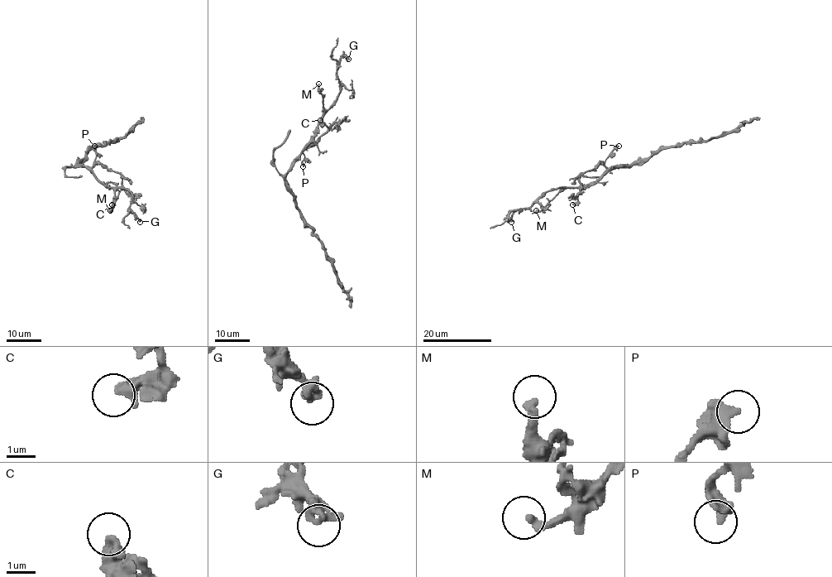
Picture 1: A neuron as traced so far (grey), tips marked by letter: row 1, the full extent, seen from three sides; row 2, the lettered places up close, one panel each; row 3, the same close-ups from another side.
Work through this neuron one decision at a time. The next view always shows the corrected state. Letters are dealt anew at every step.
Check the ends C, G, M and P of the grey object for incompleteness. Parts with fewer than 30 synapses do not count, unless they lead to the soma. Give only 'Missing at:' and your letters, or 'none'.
Missing at: M

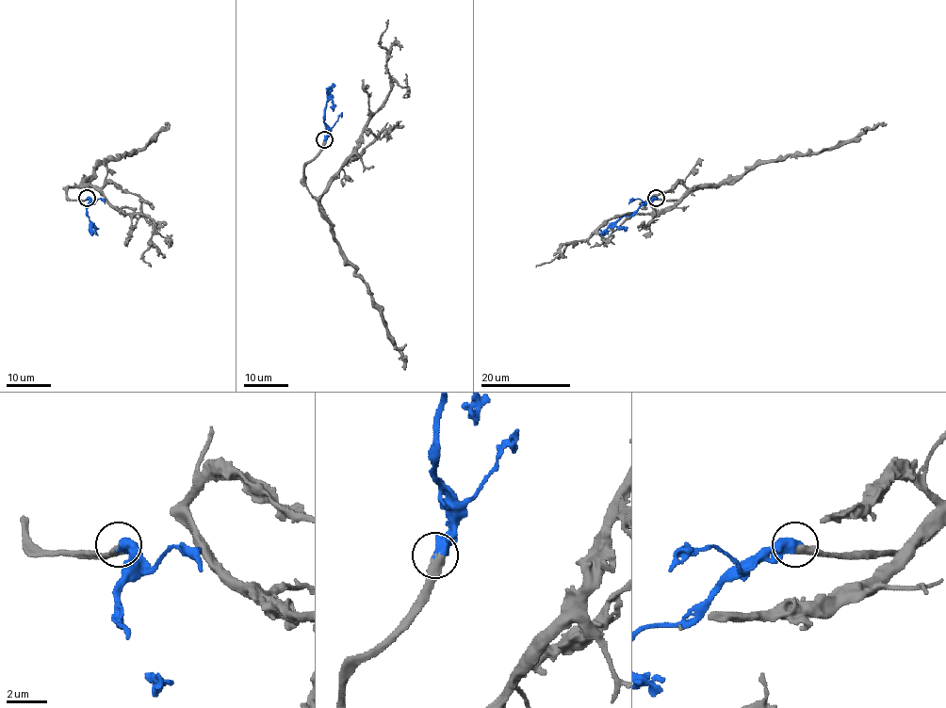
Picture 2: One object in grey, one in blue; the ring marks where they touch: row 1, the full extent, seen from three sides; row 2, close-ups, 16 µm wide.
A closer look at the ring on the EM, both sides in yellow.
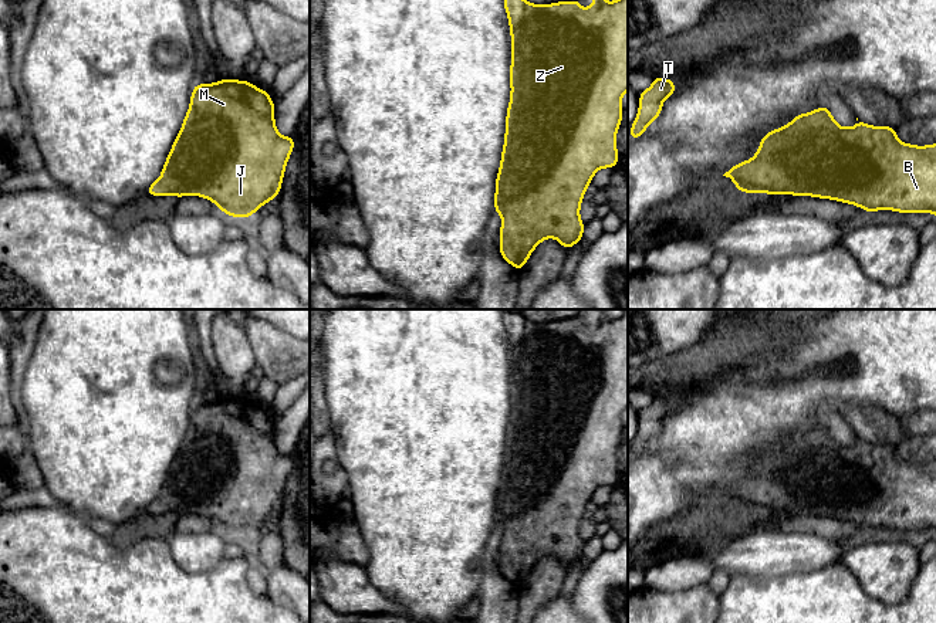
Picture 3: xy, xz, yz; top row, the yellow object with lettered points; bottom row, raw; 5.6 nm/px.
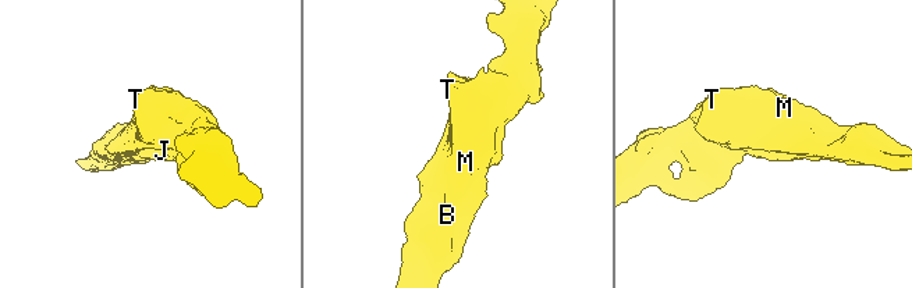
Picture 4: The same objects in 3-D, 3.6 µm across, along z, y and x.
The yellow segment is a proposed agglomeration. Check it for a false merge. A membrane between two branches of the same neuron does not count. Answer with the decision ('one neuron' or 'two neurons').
one neuron

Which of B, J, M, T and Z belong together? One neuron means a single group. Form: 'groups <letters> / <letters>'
groups B J M T Z

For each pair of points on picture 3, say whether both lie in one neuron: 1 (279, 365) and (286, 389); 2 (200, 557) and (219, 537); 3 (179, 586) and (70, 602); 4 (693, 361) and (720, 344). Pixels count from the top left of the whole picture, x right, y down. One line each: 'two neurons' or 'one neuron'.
1: two neurons
2: one neuron
3: one neuron
4: one neuron

